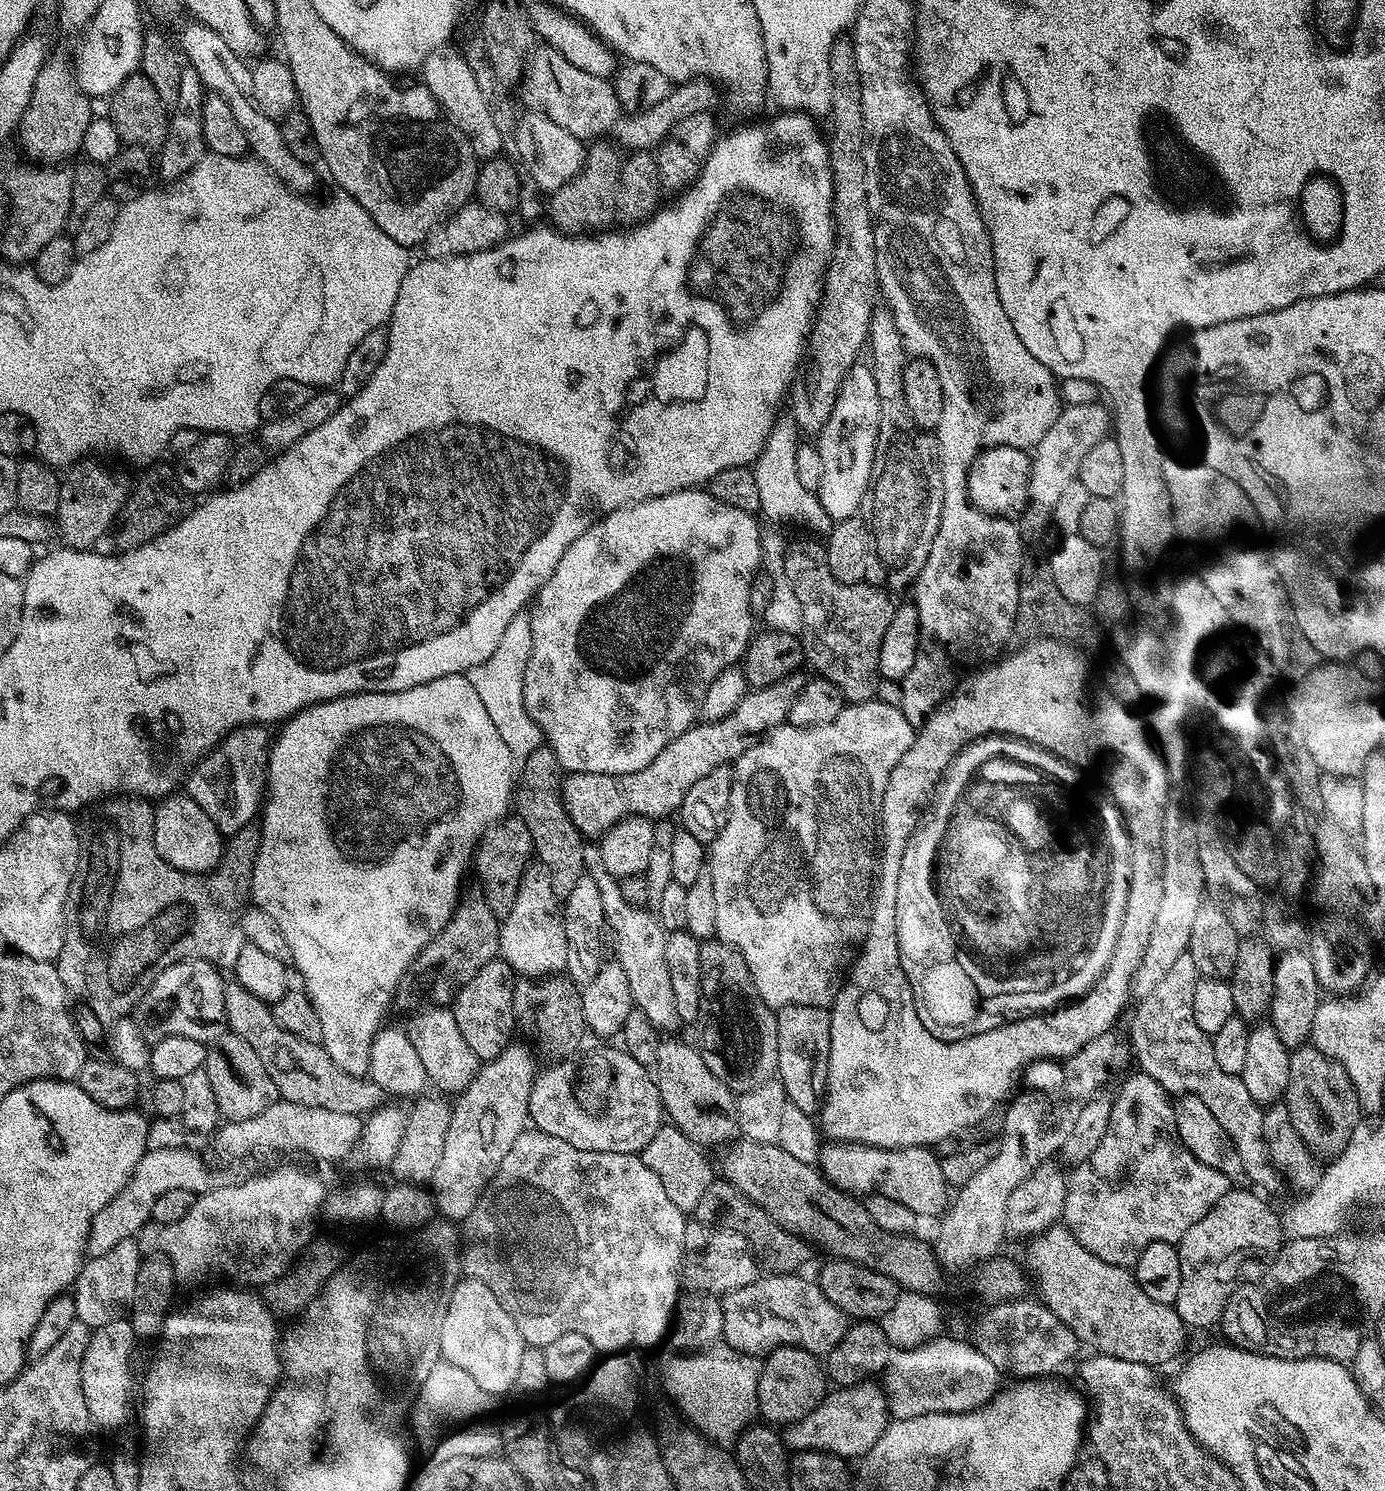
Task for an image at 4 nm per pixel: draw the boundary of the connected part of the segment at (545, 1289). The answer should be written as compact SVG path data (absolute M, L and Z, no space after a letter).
M526 1130L510 1146L506 1158L502 1158L502 1166L494 1174L487 1190L480 1195L480 1201L462 1224L462 1272L465 1277L486 1282L490 1290L494 1290L494 1298L502 1302L504 1309L514 1318L518 1330L522 1334L525 1345L530 1348L545 1348L550 1342L562 1338L562 1334L583 1334L594 1342L597 1353L624 1354L632 1348L652 1348L660 1339L667 1337L672 1323L672 1311L676 1301L682 1295L680 1279L680 1263L684 1253L684 1235L686 1234L686 1213L678 1210L674 1202L666 1194L662 1182L658 1182L658 1174L641 1162L639 1155L627 1152L595 1152L594 1150L578 1150L578 1146L570 1146L570 1142L562 1142L562 1138L554 1138L546 1130L532 1132Z

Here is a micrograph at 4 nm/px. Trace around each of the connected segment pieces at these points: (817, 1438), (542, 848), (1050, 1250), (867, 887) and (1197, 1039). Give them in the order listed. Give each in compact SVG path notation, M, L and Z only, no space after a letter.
M875 1379L864 1380L849 1388L837 1387L832 1391L822 1397L816 1409L783 1429L785 1449L793 1453L828 1452L841 1458L863 1458L874 1446L874 1442L882 1438L890 1423L890 1413L884 1389Z
M547 746L534 750L518 768L518 779L514 784L514 812L530 830L535 859L550 874L554 894L564 901L574 890L578 878L586 875L584 868L585 837L574 826L564 805L565 771L558 762L558 754Z
M1063 1226L1047 1228L1041 1236L1031 1237L1027 1244L1022 1264L1034 1281L1035 1291L1036 1288L1040 1291L1039 1299L1058 1319L1074 1330L1081 1345L1089 1344L1101 1356L1126 1358L1126 1362L1153 1366L1170 1363L1183 1350L1186 1326L1182 1318L1178 1318L1175 1307L1154 1302L1154 1298L1146 1298L1146 1290L1138 1286L1135 1275L1129 1269L1102 1262L1102 1258L1090 1254L1090 1250L1083 1248L1074 1234L1070 1234L1070 1230Z
M877 698L861 704L848 704L842 714L834 718L834 722L826 722L822 726L799 728L787 722L779 724L770 735L750 746L746 754L734 761L726 826L722 826L718 838L710 845L716 936L742 954L750 978L762 1002L766 1002L769 1008L779 1010L791 1004L828 1008L836 1001L836 995L845 983L846 973L858 955L857 949L866 938L868 923L872 917L874 881L878 876L878 817L882 798L886 794L886 782L890 782L890 774L894 766L898 766L902 754L910 750L916 733L917 729L912 728L910 722L906 722L906 714L902 714L902 710L895 703L887 704L883 698Z
M1187 955L1177 959L1174 966L1165 973L1158 976L1156 985L1145 994L1140 1000L1140 1005L1136 1008L1136 1013L1132 1016L1132 1040L1130 1039L1131 1055L1134 1057L1135 1063L1140 1063L1140 1068L1149 1077L1147 1078L1151 1083L1158 1085L1164 1089L1165 1093L1171 1094L1173 1097L1179 1098L1181 1096L1196 1096L1199 1092L1232 1092L1232 1082L1230 1082L1230 1074L1222 1074L1222 1069L1219 1068L1218 1062L1214 1059L1214 1046L1212 1045L1212 1037L1206 1035L1202 1030L1198 1030L1198 1022L1194 1022L1194 986L1196 981L1201 979L1201 974L1194 966L1194 958Z

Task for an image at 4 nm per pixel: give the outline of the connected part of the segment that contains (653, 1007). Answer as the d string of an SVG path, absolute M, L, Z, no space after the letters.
M602 867L593 868L590 874L594 878L594 882L598 882L598 894L602 898L604 922L614 930L614 946L611 951L616 955L614 956L615 963L620 964L622 970L626 970L633 1005L638 1010L642 1010L642 1014L646 1014L646 1018L650 1018L650 1022L654 1022L654 1026L662 1034L675 1033L672 1031L676 1027L681 1027L682 1021L678 1018L678 1010L674 1003L674 989L670 983L670 966L666 966L666 933L664 927L657 920L655 911L649 910L647 907L630 906L630 902L626 902L626 898L622 898L620 880L617 877L610 875Z

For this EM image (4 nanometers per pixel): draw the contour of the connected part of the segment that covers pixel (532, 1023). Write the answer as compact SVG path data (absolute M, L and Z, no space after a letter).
M557 974L543 978L520 978L514 986L514 1014L516 1027L525 1032L536 1043L536 1048L548 1059L548 1062L567 1060L581 1051L580 1043L586 1037L584 1015L582 1014L581 989L567 975Z

